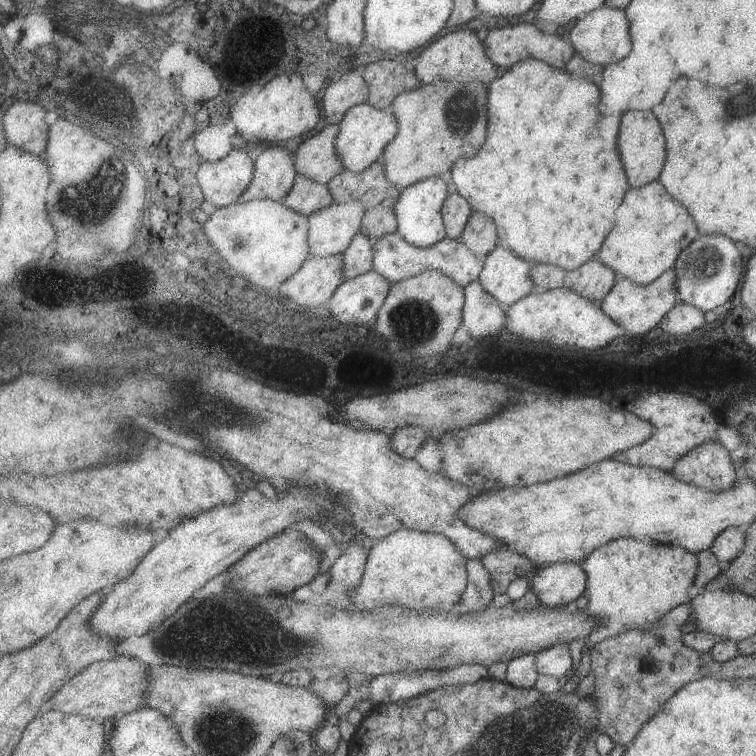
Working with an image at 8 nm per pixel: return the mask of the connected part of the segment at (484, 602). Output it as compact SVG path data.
M481 558L469 559L467 562L467 570L469 572L470 583L468 584L463 600L459 604L455 604L453 610L449 612L454 614L469 614L478 610L483 610L492 605L495 598L494 581L491 578L490 569L484 564Z

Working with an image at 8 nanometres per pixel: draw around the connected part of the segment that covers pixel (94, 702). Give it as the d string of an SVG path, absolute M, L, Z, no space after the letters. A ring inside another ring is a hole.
M120 655L113 660L101 660L83 669L52 699L47 707L57 712L85 716L98 720L115 720L147 707L147 688L151 686L151 666L135 656Z

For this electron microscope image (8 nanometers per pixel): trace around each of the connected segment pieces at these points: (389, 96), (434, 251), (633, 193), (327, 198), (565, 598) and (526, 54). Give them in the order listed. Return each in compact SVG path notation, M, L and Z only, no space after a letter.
M400 58L379 59L365 66L363 78L370 84L368 103L375 108L390 111L395 98L402 92L417 90L423 81L414 69L409 70Z
M393 233L382 236L376 240L373 246L373 268L380 272L381 276L386 276L392 283L413 278L426 270L439 270L447 273L459 284L466 287L468 284L477 281L485 268L485 259L477 256L469 246L463 244L461 240L445 237L439 244L434 244L429 248L419 248L414 244L409 244L401 234Z
M658 180L644 184L639 188L631 187L622 203L619 204L617 212L618 219L615 220L615 228L611 228L595 258L607 265L607 268L610 268L617 278L625 277L638 285L649 284L663 271L671 269L679 252L699 235L695 222L683 208L683 204L679 204L677 200L671 198Z
M298 174L291 192L281 201L287 208L311 216L318 210L329 208L334 203L334 196L327 184L321 184L305 174Z
M555 563L537 568L530 583L543 605L561 608L584 596L585 573L580 563Z
M536 21L513 26L501 24L497 28L490 28L484 44L486 45L487 56L490 56L496 65L503 66L506 69L523 62L523 60L539 59L547 62L553 68L565 70L567 62L575 56L576 52L571 40L568 42L563 40L556 32L550 33L548 30L542 29Z

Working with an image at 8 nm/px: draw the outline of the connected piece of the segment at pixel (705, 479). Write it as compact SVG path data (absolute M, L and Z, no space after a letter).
M706 442L681 456L670 472L679 482L695 485L709 492L723 492L737 480L730 454L719 443Z

